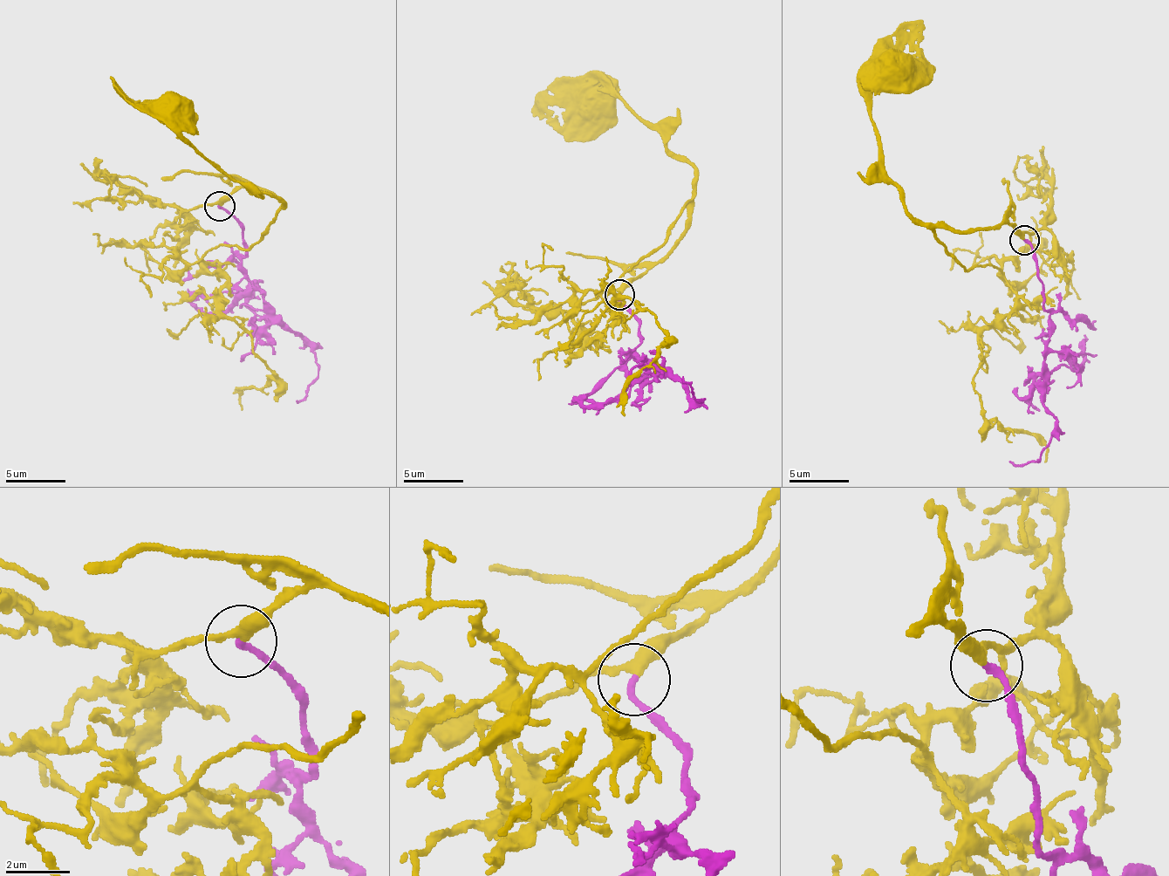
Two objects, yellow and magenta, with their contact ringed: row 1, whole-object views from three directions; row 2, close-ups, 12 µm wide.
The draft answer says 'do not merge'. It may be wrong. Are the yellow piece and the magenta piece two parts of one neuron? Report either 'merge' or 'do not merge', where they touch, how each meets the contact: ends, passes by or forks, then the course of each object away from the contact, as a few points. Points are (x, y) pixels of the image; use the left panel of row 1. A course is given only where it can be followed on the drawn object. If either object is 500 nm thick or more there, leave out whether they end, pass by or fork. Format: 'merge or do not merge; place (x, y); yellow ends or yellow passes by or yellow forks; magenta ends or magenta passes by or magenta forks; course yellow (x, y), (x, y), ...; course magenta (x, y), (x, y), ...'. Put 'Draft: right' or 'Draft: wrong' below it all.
merge; place (219, 206); yellow passes by; magenta ends; course yellow (220, 204), (251, 186), (283, 200), (283, 208), (243, 185), (194, 147), (189, 106), (181, 100), (172, 111); course magenta (220, 207), (242, 229), (242, 275), (290, 331), (304, 338), (312, 352), (317, 375), (307, 393), (297, 400)
Draft: wrong

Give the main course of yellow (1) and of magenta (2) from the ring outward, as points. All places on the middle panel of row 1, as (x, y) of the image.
1: (620, 292), (682, 235), (692, 209), (693, 170), (610, 86), (611, 98), (593, 99)
2: (620, 294), (623, 306), (639, 325), (635, 356), (679, 380), (690, 396), (698, 403), (702, 401), (684, 376)

